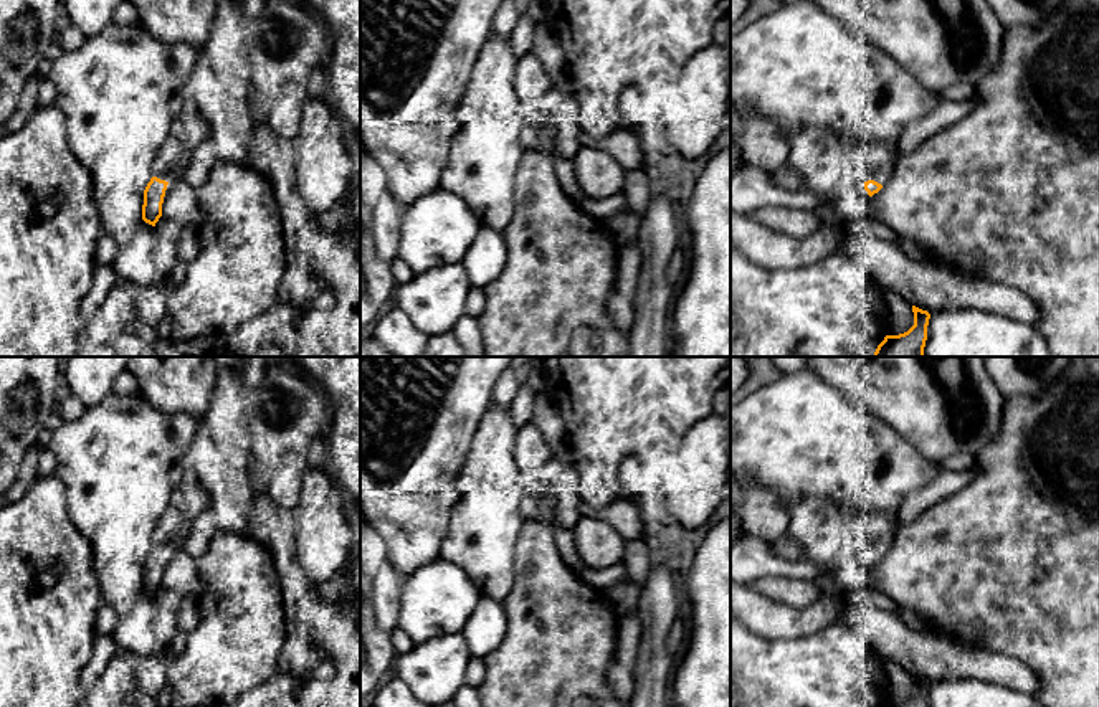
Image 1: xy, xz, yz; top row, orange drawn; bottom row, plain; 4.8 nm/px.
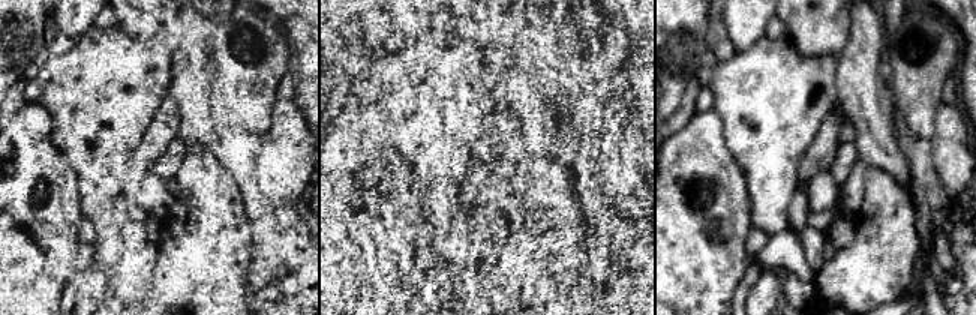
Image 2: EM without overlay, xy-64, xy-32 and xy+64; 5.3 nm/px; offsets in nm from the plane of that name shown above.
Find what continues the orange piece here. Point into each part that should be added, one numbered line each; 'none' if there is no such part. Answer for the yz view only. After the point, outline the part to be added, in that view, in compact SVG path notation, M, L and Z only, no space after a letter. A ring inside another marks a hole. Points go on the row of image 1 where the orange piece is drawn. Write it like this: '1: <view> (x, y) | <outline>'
1: yz (871, 161) | M868 140L851 152L848 165L858 173L859 180L874 180L884 185L894 172L897 157L886 144Z

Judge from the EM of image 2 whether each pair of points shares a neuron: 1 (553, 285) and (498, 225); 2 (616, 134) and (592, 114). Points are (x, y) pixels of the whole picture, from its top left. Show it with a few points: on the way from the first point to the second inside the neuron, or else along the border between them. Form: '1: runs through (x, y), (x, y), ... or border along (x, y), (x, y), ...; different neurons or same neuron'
1: border along (508, 231), (496, 243); different neurons
2: border along (609, 101), (600, 132); different neurons

